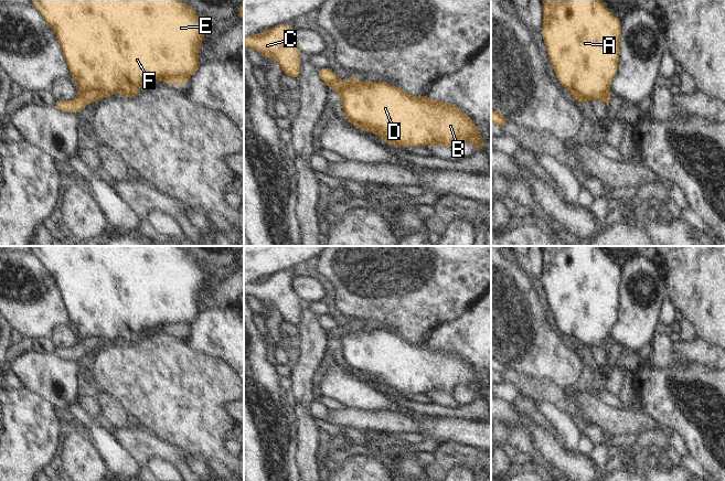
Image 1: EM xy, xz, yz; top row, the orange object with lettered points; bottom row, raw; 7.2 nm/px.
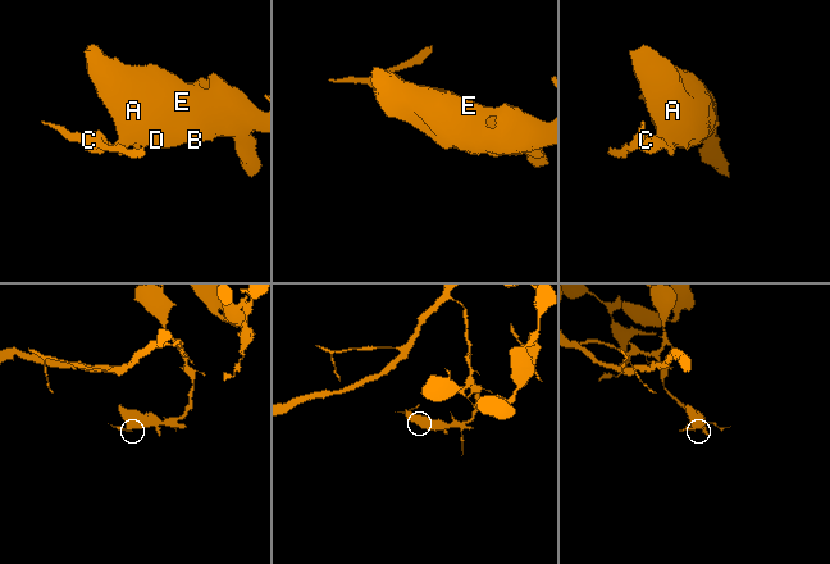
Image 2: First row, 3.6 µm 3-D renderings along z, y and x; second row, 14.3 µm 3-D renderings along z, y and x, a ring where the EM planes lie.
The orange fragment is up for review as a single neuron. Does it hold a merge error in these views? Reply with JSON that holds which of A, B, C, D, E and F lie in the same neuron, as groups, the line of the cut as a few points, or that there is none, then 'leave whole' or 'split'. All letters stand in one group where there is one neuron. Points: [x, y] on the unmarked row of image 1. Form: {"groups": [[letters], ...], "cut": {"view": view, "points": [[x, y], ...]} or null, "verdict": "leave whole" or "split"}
{"groups": [["A", "B", "D", "E", "F"], ["C"]], "cut": {"view": "xy", "points": [[78, 341], [97, 339], [103, 343]]}, "verdict": "split"}

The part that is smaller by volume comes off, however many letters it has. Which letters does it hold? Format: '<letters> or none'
C

